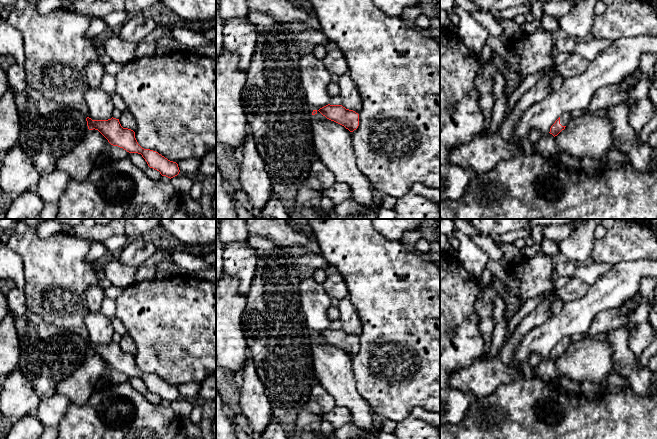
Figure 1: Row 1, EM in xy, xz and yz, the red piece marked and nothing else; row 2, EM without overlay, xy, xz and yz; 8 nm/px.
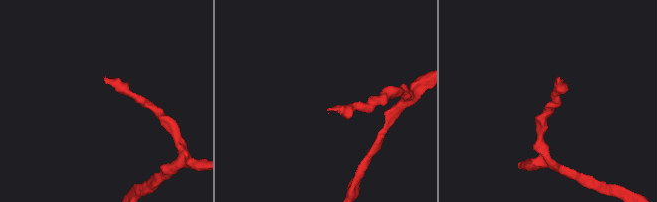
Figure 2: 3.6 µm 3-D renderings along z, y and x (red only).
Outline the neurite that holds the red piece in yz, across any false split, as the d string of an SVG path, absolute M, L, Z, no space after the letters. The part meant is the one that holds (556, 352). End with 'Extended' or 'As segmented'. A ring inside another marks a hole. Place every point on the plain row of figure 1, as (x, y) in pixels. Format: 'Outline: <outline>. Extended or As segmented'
Outline: M565 337L559 341L550 352L550 358L554 361L557 360L562 354L565 353L566 349L572 344L570 337Z. Extended

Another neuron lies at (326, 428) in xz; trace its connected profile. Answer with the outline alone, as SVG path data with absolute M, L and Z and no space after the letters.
M322 423L319 434L326 439L326 437L333 432L333 427L329 423Z

